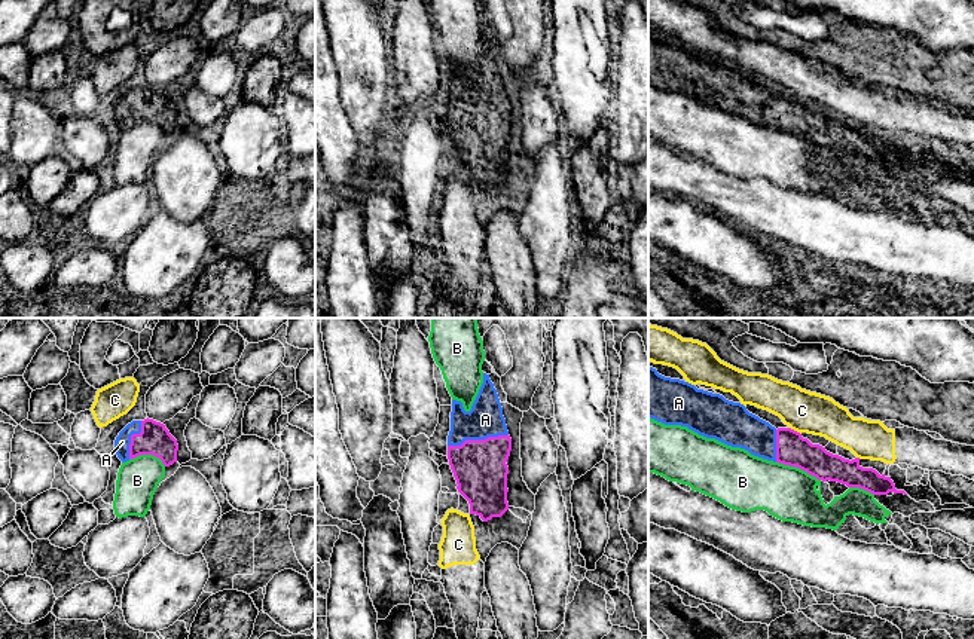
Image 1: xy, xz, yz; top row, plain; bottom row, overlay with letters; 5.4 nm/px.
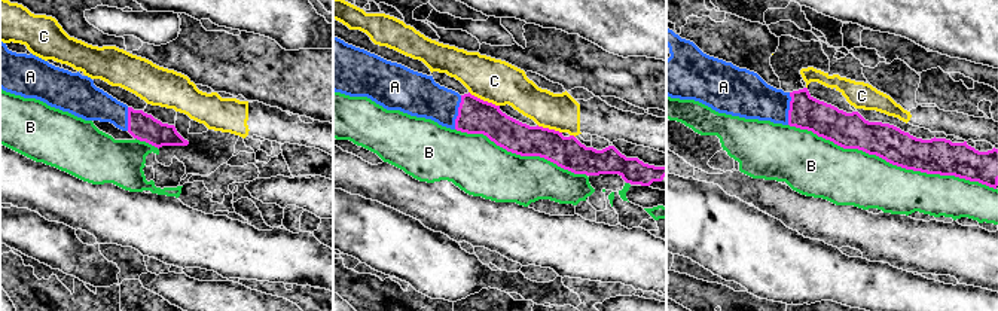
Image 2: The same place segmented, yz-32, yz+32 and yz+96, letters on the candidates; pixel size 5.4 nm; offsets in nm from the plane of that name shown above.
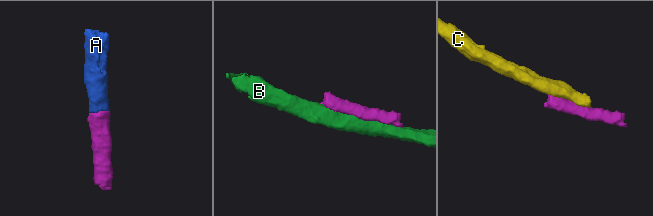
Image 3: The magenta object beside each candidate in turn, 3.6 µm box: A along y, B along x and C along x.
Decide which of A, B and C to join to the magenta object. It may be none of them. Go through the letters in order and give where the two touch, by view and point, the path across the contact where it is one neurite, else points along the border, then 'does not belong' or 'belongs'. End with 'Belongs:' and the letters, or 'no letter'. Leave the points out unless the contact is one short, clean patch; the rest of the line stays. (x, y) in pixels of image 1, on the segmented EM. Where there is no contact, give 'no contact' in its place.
A: contact xz (478, 440); way xz (479, 467), (478, 440), (485, 419); belongs
B: contact yz (799, 467); does not belong
C: contact yz (796, 431); does not belong
Belongs: A

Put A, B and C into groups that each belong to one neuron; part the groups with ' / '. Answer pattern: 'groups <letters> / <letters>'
groups A / B / C

